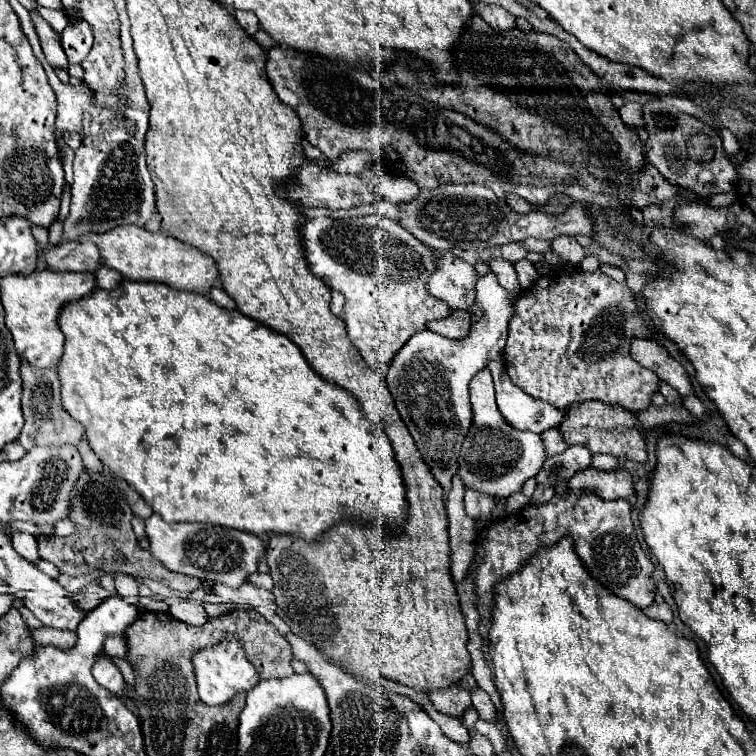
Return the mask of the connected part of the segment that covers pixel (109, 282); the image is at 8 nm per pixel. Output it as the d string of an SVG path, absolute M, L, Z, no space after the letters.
M105 266L97 268L97 270L93 272L93 276L95 276L97 288L103 288L103 290L113 290L113 288L119 286L119 282L121 282L121 274L115 272L115 270L109 270L109 268L105 268Z

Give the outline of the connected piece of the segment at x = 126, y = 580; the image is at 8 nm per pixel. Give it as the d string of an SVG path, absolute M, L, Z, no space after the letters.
M117 574L115 576L115 586L117 586L117 594L127 600L130 604L136 604L139 598L139 586L135 582L133 576L125 576L125 574Z

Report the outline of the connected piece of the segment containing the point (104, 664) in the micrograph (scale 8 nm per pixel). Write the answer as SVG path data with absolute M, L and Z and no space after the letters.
M107 654L97 656L97 662L93 664L93 676L99 686L103 686L105 690L109 690L115 696L123 696L125 680L123 680L117 664Z

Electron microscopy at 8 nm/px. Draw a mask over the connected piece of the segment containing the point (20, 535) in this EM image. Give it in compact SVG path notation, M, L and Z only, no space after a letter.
M15 532L15 534L11 536L11 542L13 542L13 548L15 548L21 556L25 556L29 562L35 562L35 560L39 558L35 536L25 534L25 532Z

